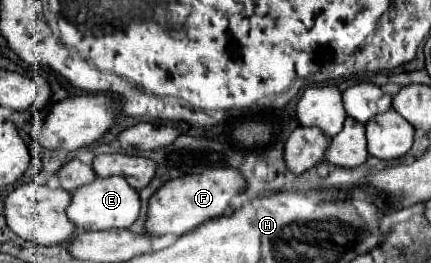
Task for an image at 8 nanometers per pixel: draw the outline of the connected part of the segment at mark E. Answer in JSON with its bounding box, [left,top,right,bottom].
[66,176,140,230]

